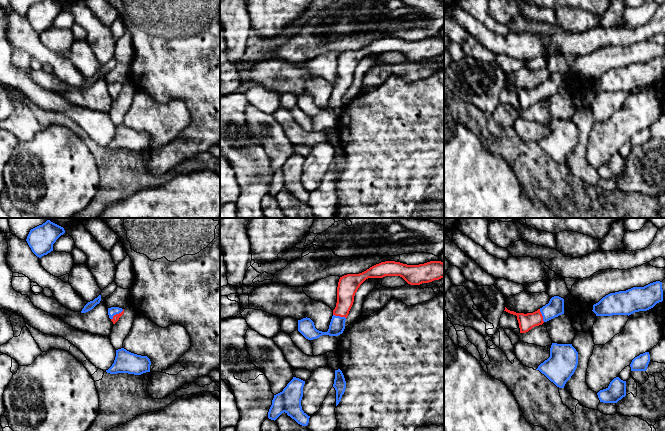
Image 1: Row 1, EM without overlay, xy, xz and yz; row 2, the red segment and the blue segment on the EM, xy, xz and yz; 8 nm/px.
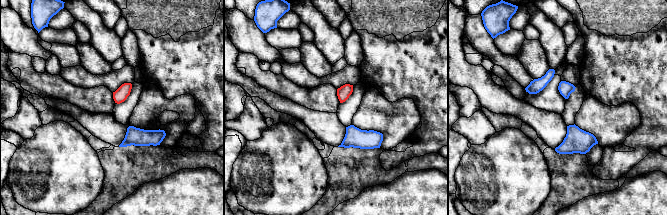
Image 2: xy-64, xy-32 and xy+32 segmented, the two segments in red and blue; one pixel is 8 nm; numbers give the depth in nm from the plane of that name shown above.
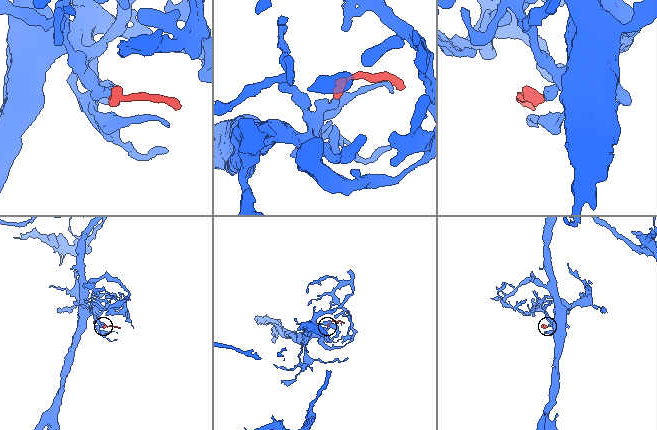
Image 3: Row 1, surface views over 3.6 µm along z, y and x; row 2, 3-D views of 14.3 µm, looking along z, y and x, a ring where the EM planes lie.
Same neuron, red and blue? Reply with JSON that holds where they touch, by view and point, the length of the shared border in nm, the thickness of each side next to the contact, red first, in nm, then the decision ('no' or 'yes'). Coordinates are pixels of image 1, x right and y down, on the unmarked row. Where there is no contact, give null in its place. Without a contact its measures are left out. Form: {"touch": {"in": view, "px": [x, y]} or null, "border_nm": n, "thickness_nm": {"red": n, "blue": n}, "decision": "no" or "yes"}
{"touch": {"in": "xy", "px": [116, 90]}, "border_nm": 130, "thickness_nm": {"red": 50, "blue": 70}, "decision": "yes"}

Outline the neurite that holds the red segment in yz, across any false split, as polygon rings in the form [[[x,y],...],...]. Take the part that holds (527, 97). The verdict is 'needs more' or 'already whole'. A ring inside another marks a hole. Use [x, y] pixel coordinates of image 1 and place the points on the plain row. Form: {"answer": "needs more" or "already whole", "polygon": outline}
{"answer": "needs more", "polygon": [[[554,72],[549,79],[533,89],[516,89],[505,83],[506,88],[516,91],[519,99],[520,109],[526,109],[535,102],[542,101],[559,91],[564,90],[564,75]]]}

